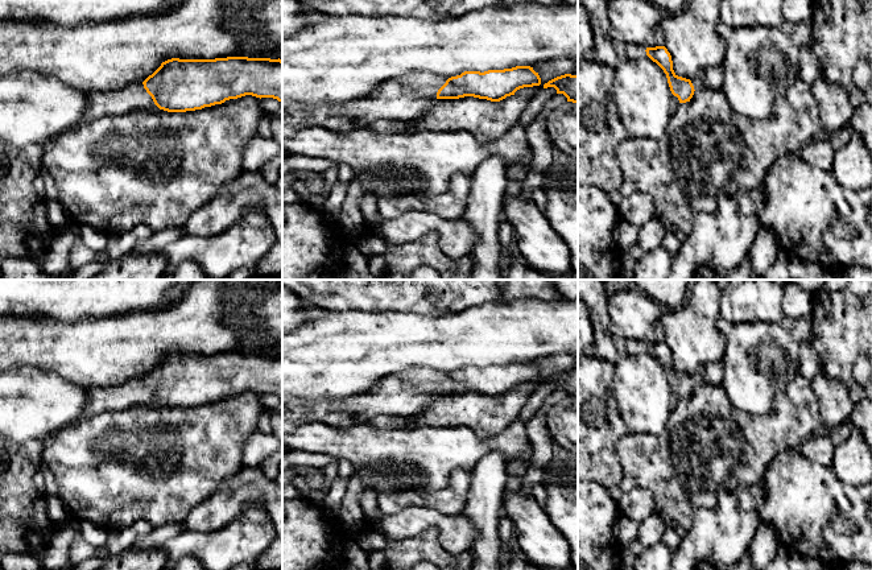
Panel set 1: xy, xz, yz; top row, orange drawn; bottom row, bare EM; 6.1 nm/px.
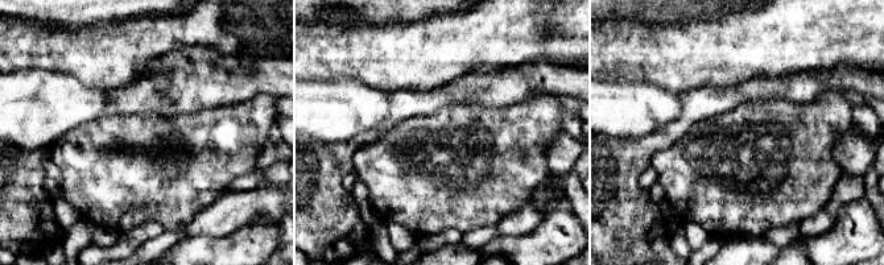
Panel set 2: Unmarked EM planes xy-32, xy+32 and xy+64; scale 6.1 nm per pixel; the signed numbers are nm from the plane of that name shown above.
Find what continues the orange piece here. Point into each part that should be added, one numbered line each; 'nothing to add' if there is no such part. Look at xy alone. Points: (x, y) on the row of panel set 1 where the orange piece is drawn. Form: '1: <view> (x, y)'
1: xy (132, 99)

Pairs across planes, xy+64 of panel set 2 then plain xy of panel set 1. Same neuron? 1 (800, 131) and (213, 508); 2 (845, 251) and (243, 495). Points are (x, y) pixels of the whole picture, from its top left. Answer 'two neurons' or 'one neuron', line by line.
1: two neurons
2: two neurons

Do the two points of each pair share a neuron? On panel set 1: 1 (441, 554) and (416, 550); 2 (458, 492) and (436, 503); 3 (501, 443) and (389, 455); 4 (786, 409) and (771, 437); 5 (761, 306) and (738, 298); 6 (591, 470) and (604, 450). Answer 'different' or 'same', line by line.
1: same
2: same
3: same
4: same
5: same
6: same

